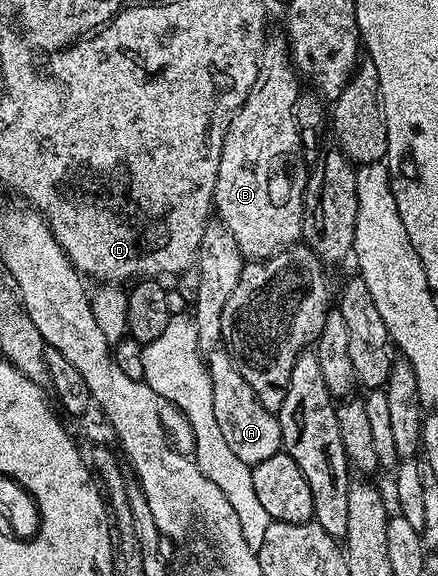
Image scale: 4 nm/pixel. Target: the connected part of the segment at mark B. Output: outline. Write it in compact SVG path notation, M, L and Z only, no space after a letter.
M268 37L263 44L256 83L242 108L228 126L221 148L220 168L214 195L214 213L230 232L237 248L247 260L266 260L294 247L303 233L303 190L307 186L308 167L303 167L305 151L299 143L299 125L295 119L295 105L301 93L301 79L291 60L291 47L286 37Z

